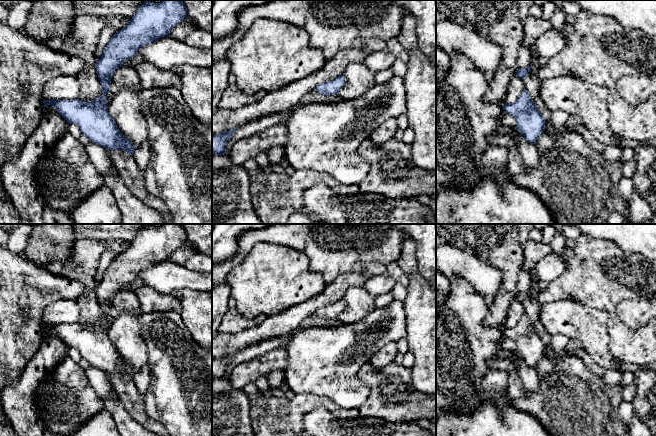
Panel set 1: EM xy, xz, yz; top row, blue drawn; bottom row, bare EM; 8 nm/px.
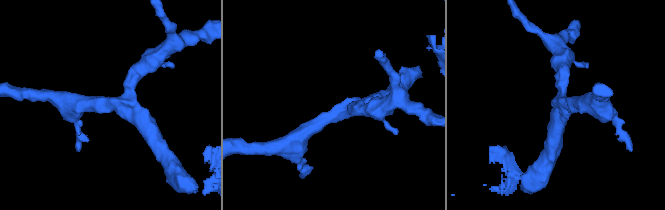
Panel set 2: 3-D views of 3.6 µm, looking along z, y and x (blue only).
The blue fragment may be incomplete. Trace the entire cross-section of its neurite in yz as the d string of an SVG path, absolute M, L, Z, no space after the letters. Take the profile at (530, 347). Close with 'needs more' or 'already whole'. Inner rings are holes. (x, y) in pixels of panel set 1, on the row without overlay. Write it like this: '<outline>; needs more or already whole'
M524 312L519 322L512 328L503 328L503 334L512 339L516 346L516 353L524 362L535 368L544 355L545 343L536 333L529 317Z; already whole

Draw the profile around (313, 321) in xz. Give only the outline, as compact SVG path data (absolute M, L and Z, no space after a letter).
M315 314L310 315L309 317L302 320L300 323L299 329L308 329L308 328L332 328L336 324L337 319L322 319Z

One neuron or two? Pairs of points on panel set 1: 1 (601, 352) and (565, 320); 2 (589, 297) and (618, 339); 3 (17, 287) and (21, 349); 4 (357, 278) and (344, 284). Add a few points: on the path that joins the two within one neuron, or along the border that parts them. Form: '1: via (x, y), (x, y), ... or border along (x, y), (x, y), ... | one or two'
1: via (592, 343), (574, 325) | one
2: via (601, 301), (611, 311), (616, 327) | one
3: via (18, 302), (19, 334) | one
4: via (354, 279), (347, 281) | one

